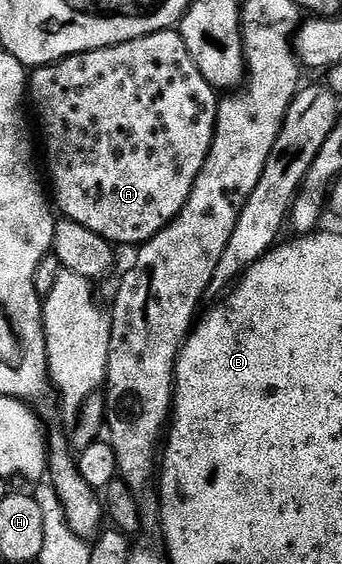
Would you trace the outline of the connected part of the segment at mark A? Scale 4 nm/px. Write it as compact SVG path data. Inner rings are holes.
M177 30L157 31L148 37L140 37L132 41L124 41L117 43L111 47L101 47L100 49L92 49L85 51L79 55L73 55L67 59L61 59L58 63L50 63L47 67L35 67L28 75L28 99L32 104L32 111L38 114L38 123L42 126L42 143L40 139L40 147L46 150L46 167L50 170L50 183L52 188L52 199L56 204L57 210L61 212L65 218L76 221L76 225L84 225L84 229L92 229L92 233L96 233L100 237L104 237L111 245L119 245L118 243L134 243L133 245L141 245L147 243L152 237L156 237L156 233L160 233L170 222L178 216L180 209L184 209L184 205L188 201L188 193L192 193L192 185L196 181L196 177L200 173L200 169L204 165L204 161L210 152L210 146L214 140L214 126L216 125L216 117L218 116L218 105L220 102L219 92L214 90L212 85L208 85L208 81L204 81L204 73L200 73L200 69L196 69L196 61L192 61L192 57L188 57L188 45L184 45L182 36Z

